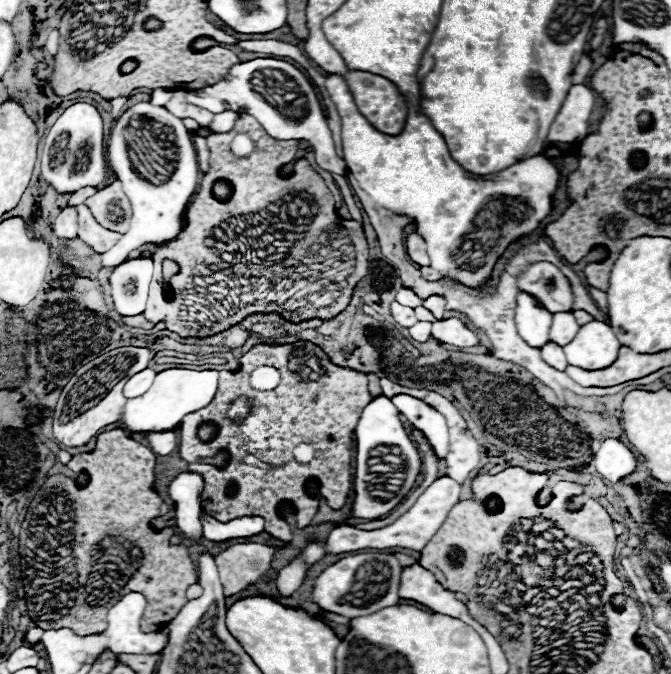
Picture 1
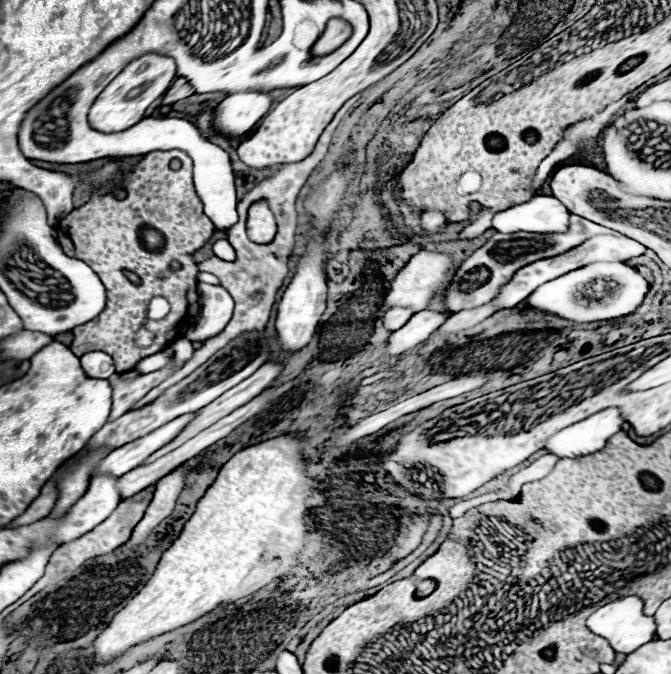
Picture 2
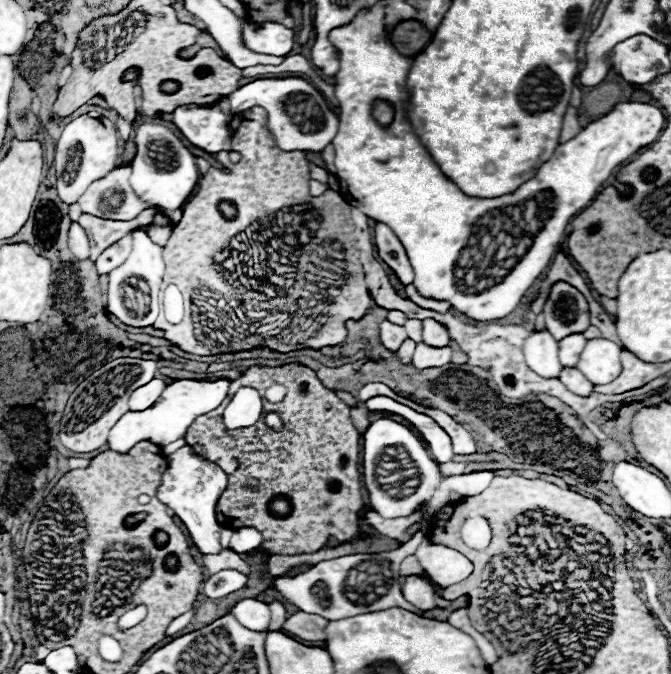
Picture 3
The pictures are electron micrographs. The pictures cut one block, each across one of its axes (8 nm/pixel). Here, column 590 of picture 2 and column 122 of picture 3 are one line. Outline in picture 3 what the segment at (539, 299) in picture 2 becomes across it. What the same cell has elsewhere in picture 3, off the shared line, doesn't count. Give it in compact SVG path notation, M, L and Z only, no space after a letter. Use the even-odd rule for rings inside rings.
M134 230L132 236L134 236L134 248L132 248L130 258L128 258L122 266L118 266L116 270L110 272L110 284L108 284L108 308L106 308L106 310L108 310L110 314L114 314L118 320L122 320L124 324L134 326L134 328L142 328L142 326L152 326L152 324L154 324L154 320L156 320L156 316L158 316L158 310L152 310L152 314L144 314L142 318L132 316L130 310L124 306L124 300L122 300L122 284L124 284L126 278L136 276L136 278L142 278L142 280L148 282L150 294L158 294L158 286L160 286L162 274L164 274L164 260L162 260L162 246L154 244L154 242L148 238L148 234L146 234L144 230Z

